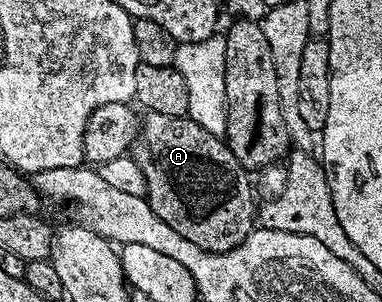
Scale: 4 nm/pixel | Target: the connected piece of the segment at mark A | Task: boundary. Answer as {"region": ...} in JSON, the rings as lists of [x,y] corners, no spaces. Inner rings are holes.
{"region":[[[146,112],[140,120],[132,155],[146,179],[145,197],[154,213],[164,222],[168,222],[168,226],[172,226],[176,234],[200,246],[200,250],[227,252],[240,246],[240,242],[244,242],[244,238],[248,238],[248,234],[254,231],[256,188],[252,183],[251,173],[230,153],[223,137],[208,134],[204,126],[189,118]]]}

